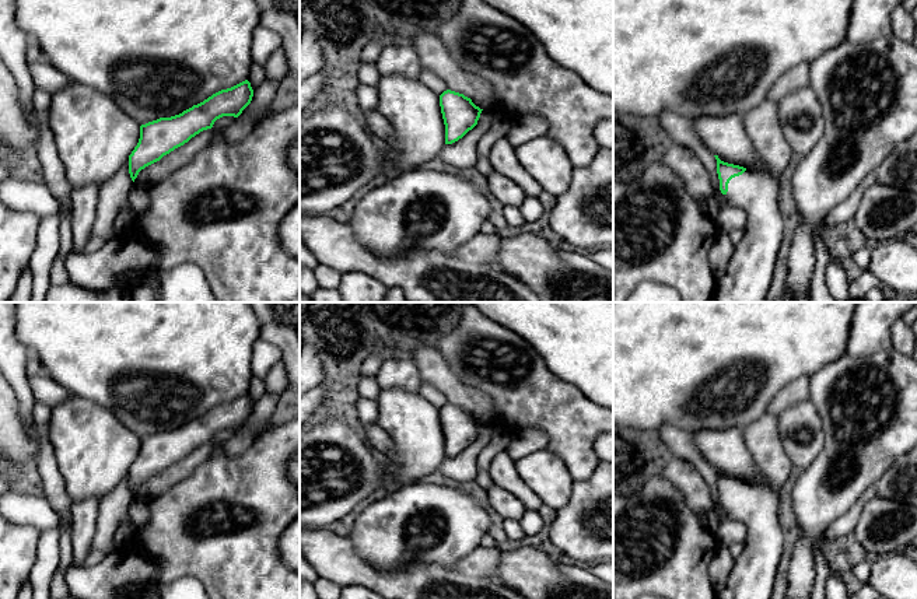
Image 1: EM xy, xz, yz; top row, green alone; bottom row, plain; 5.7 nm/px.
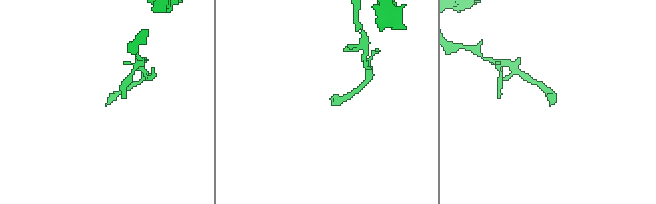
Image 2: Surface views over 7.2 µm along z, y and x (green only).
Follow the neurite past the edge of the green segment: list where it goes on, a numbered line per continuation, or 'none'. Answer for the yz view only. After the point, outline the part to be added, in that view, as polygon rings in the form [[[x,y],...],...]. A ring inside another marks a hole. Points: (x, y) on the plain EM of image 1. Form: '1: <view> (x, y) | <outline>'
1: yz (756, 507) | [[[745,484],[729,494],[724,509],[728,519],[746,528],[746,537],[727,589],[715,599],[770,599],[784,551],[777,494],[767,486]]]

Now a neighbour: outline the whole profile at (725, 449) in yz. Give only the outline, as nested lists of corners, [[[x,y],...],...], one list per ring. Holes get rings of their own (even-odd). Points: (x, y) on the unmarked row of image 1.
[[[699,430],[692,435],[707,463],[721,474],[743,480],[746,484],[767,486],[778,494],[780,488],[756,465],[742,431]]]

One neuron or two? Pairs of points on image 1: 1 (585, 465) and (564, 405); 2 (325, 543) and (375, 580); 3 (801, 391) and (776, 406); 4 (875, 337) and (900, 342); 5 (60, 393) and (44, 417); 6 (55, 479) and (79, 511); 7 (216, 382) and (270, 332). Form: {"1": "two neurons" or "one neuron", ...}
{"1": "one neuron", "2": "one neuron", "3": "one neuron", "4": "two neurons", "5": "two neurons", "6": "two neurons", "7": "two neurons"}

